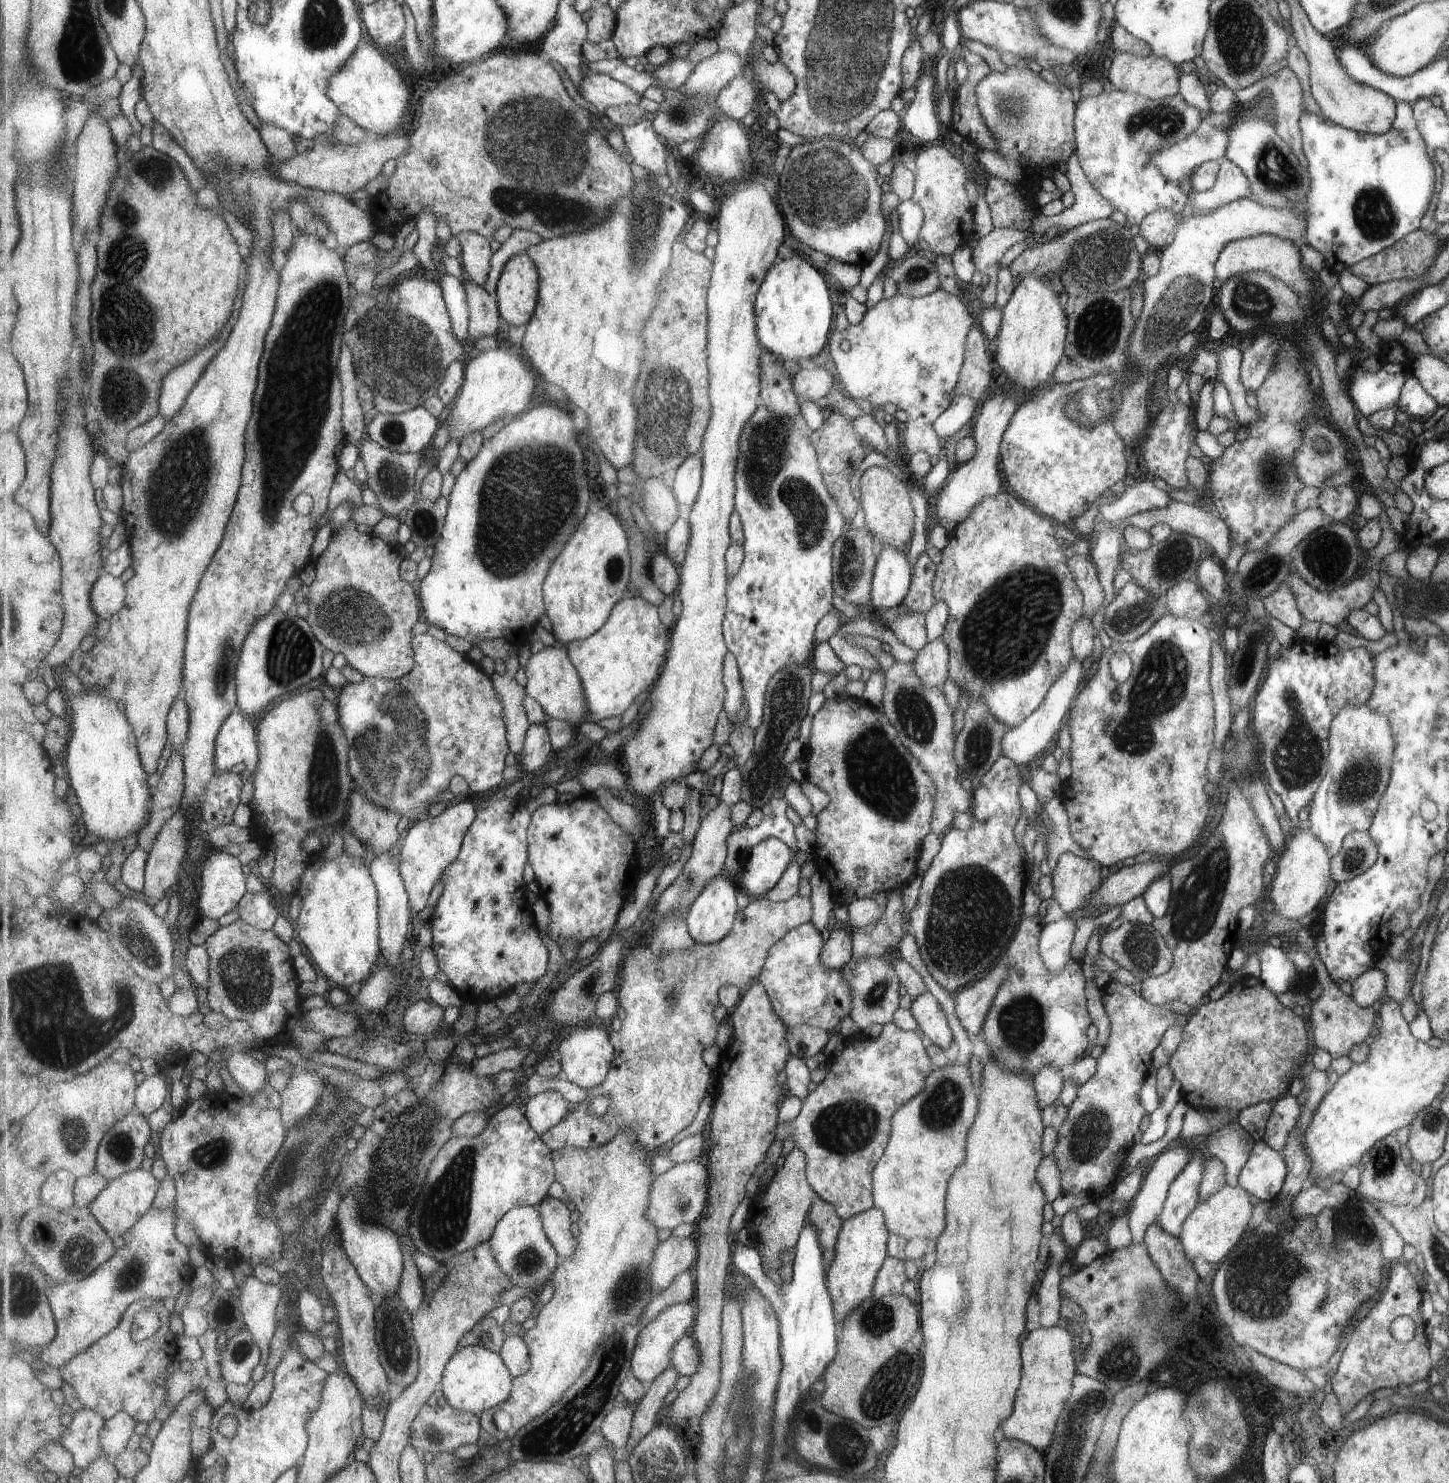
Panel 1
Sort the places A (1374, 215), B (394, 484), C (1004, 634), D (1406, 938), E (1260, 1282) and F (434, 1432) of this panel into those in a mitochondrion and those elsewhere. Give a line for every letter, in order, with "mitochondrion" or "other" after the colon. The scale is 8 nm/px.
A: mitochondrion
B: mitochondrion
C: mitochondrion
D: other
E: mitochondrion
F: mitochondrion

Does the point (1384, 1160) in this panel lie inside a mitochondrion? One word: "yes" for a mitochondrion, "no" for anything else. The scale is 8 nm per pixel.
yes

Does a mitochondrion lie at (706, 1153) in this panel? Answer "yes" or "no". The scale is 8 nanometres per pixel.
no

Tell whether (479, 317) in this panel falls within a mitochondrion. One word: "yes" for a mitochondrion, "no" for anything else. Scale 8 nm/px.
no

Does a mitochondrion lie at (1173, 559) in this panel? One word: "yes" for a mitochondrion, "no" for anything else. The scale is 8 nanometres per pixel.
yes

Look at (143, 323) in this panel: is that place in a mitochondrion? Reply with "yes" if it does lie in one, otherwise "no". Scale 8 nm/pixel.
yes

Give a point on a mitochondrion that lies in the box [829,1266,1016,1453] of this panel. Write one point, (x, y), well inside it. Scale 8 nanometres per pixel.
(889, 1386)

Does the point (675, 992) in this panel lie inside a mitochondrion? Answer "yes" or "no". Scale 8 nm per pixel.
yes

